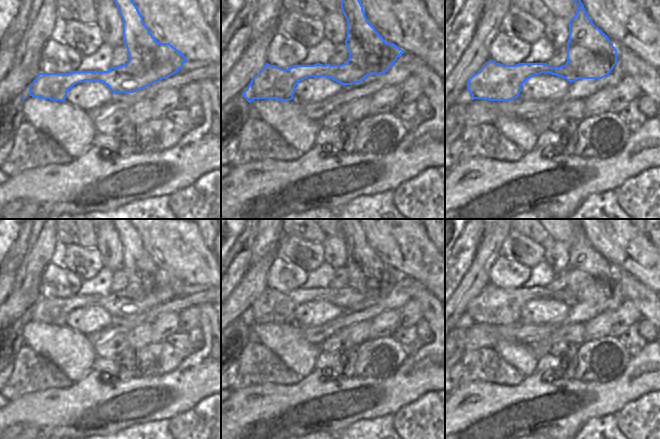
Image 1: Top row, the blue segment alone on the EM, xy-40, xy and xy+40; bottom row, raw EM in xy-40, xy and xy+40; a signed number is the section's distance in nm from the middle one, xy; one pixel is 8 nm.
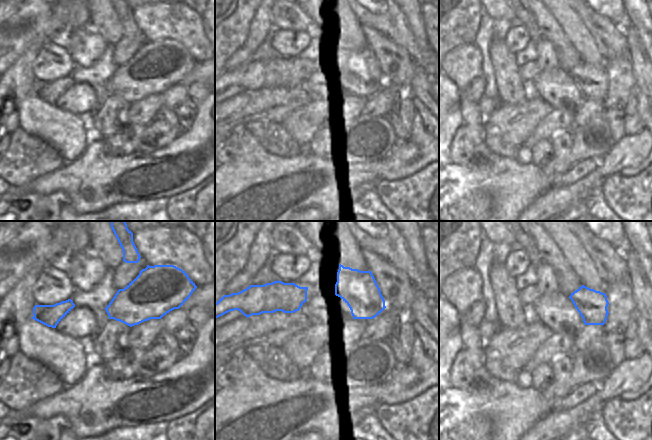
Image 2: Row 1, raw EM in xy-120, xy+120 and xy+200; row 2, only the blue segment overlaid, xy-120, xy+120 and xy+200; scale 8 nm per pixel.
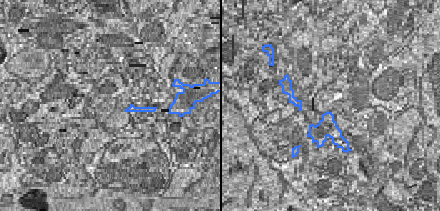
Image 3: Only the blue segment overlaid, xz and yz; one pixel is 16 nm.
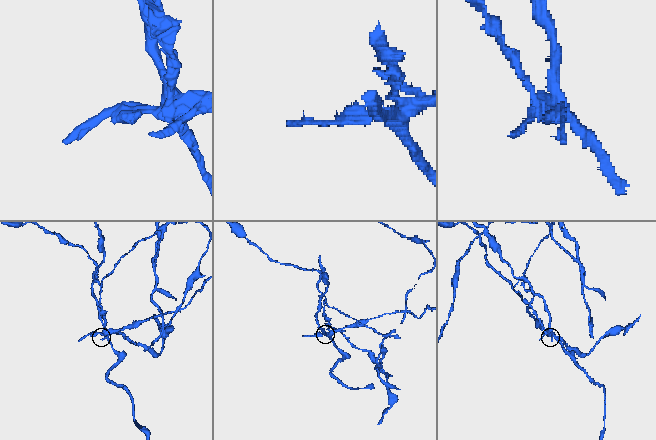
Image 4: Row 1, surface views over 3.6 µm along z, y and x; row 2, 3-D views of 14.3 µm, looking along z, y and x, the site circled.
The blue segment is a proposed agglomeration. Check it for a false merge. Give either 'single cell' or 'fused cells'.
fused cells

